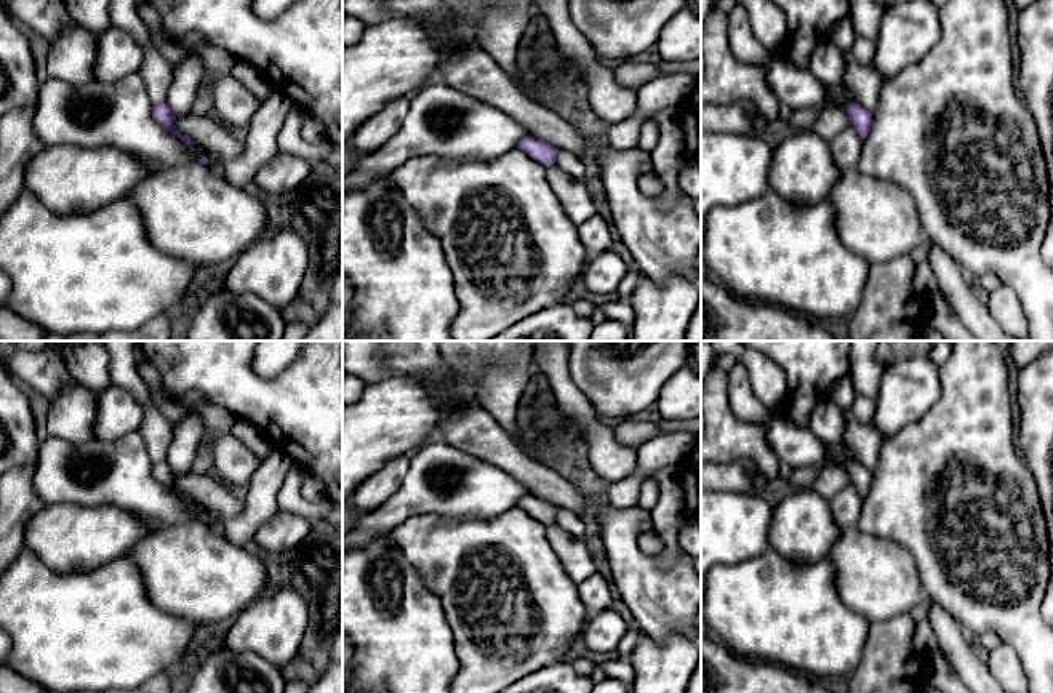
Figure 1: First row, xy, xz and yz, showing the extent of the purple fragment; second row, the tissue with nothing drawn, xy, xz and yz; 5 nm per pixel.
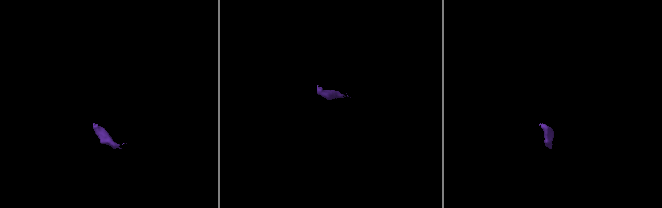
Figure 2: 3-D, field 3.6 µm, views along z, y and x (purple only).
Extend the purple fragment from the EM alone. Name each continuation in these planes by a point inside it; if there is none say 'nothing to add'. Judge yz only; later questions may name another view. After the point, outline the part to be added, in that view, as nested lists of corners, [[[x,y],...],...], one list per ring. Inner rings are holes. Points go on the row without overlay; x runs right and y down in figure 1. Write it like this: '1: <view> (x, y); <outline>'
1: yz (836, 453); [[[827,445],[826,458],[842,466],[843,469],[851,464],[842,445]]]

